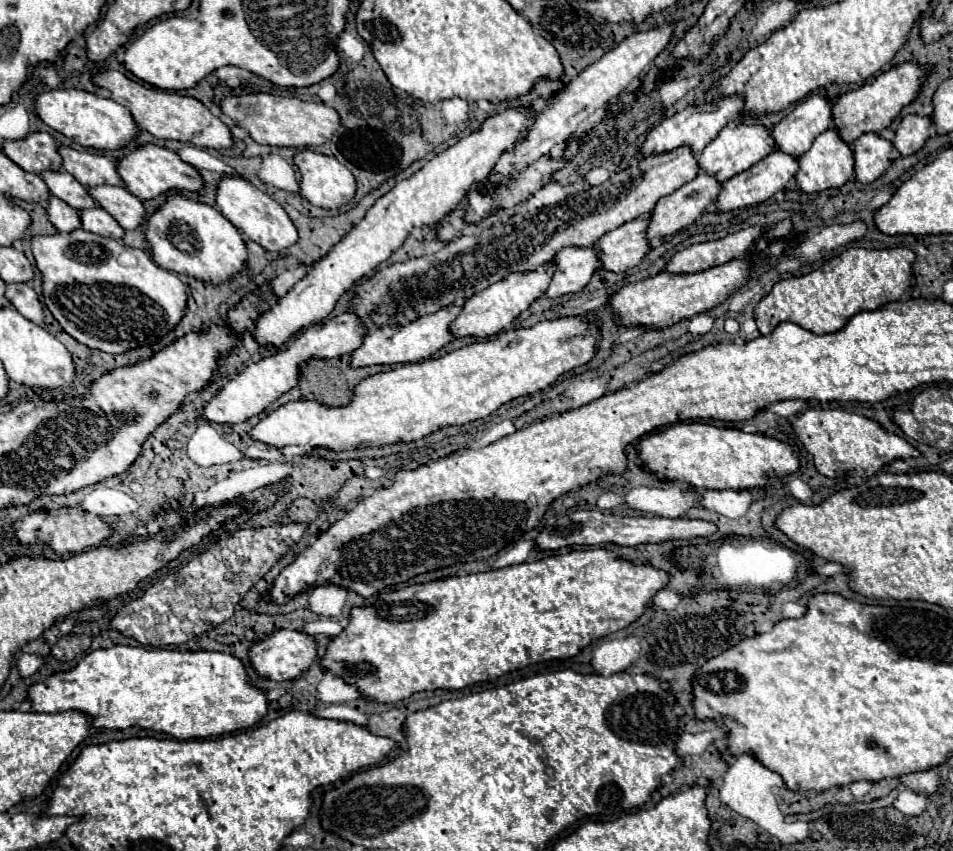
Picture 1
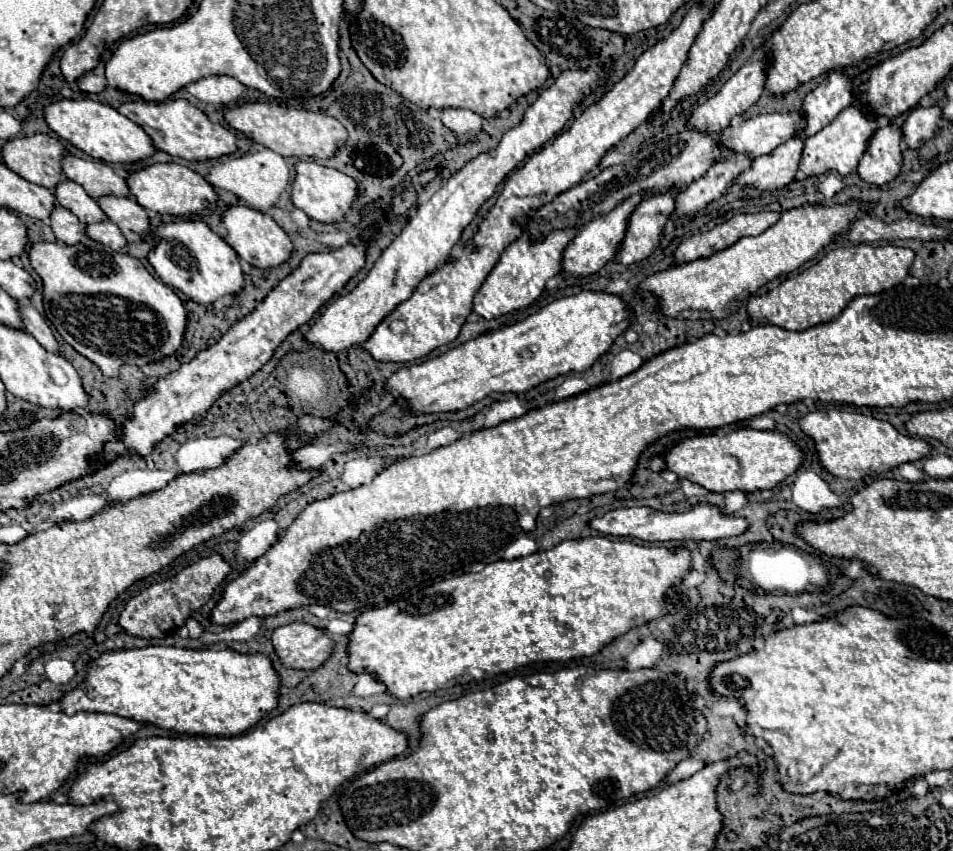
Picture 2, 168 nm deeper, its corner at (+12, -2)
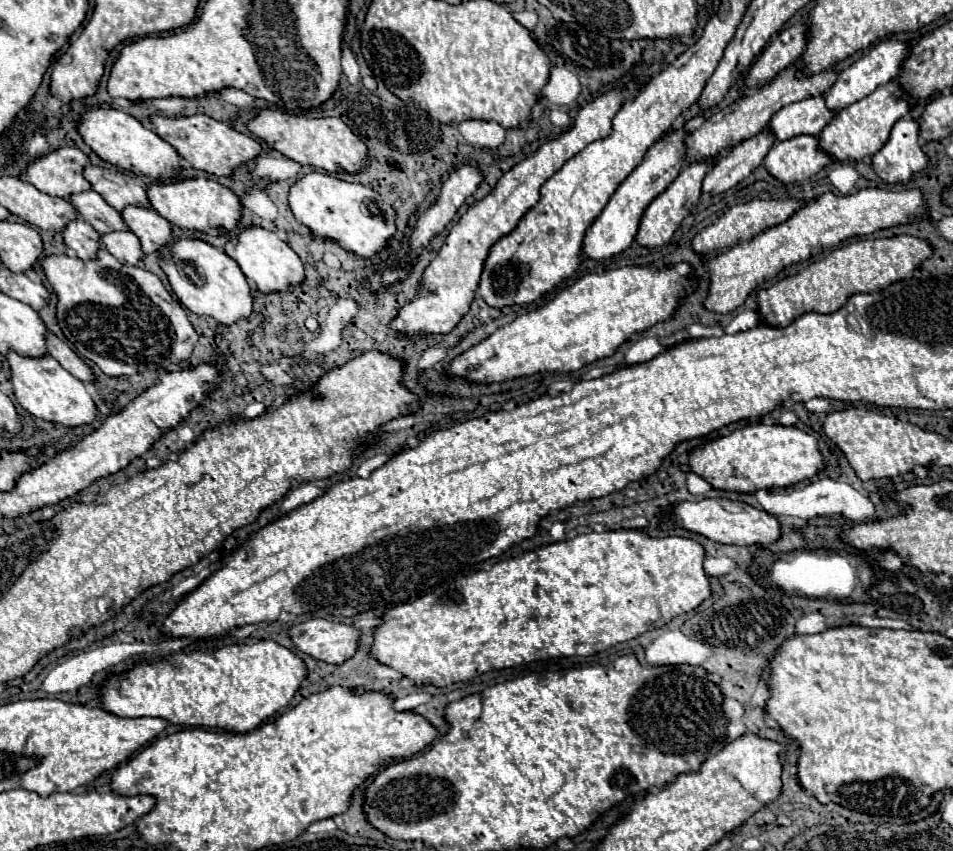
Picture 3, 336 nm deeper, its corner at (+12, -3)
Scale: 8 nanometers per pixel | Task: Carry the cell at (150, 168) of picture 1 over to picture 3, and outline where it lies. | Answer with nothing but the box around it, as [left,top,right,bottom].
[147,178,243,234]

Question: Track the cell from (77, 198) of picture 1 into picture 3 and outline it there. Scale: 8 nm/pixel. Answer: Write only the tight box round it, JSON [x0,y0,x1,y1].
[71,190,129,234]

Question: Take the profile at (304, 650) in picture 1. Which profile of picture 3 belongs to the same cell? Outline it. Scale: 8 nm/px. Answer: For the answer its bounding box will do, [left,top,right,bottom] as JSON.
[289,618,361,664]

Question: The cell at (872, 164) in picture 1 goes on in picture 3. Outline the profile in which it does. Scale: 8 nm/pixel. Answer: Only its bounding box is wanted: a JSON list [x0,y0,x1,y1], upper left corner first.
[873,118,929,182]

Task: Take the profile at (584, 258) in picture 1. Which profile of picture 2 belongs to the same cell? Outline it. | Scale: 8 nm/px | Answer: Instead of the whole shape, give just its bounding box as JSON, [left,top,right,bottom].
[561,195,645,277]

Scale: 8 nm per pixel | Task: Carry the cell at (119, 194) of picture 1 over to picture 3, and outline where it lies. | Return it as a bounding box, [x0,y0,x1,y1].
[121,206,171,254]

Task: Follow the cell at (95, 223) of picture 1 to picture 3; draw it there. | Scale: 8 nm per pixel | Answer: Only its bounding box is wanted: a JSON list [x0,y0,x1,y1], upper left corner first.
[101,230,145,266]

